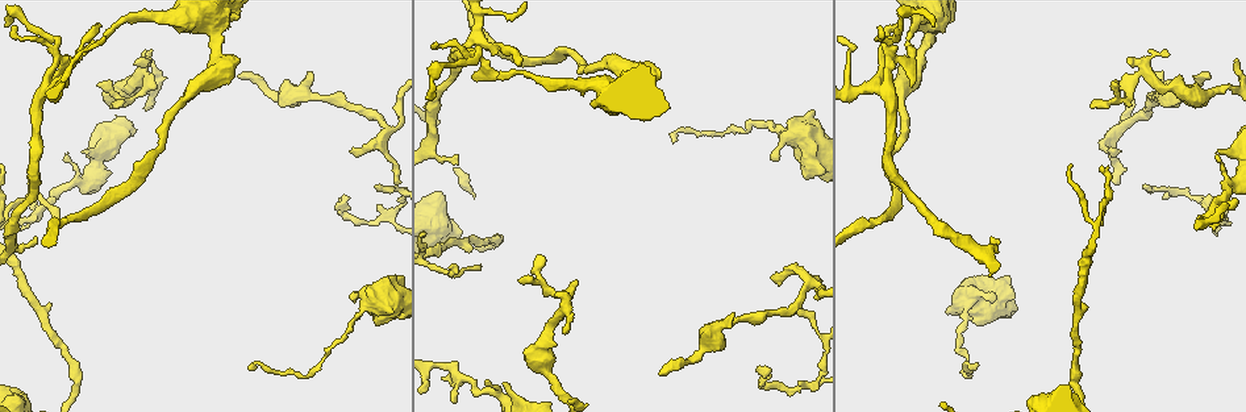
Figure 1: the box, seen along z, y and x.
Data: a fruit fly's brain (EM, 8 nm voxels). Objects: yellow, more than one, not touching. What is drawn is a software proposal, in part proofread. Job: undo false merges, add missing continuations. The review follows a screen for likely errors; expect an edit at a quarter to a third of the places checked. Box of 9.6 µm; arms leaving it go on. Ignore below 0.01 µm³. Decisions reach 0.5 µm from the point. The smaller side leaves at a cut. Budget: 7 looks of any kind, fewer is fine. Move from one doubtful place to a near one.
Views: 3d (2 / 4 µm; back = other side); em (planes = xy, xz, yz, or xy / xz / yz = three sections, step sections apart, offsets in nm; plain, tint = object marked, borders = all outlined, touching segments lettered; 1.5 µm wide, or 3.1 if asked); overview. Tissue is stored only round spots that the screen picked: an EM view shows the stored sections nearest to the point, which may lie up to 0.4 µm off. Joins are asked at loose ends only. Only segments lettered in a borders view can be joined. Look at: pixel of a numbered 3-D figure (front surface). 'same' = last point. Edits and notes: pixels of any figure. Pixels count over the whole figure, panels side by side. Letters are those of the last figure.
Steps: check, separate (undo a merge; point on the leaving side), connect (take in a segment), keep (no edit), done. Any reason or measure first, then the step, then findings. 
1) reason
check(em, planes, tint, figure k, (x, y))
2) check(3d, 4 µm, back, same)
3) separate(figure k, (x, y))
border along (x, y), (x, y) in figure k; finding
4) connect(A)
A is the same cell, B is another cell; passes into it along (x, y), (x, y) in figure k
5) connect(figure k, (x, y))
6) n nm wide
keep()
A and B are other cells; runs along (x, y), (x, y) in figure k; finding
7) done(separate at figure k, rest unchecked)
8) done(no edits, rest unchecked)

an open end
check(em, xy, step 8, borders, figure 1, (729, 326))

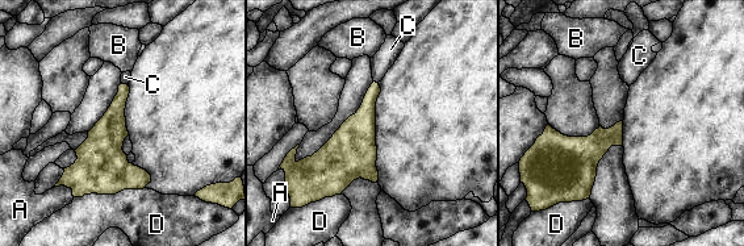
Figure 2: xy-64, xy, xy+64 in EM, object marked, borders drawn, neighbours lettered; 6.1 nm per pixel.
cut it another way
check(em, planes, borders, same)

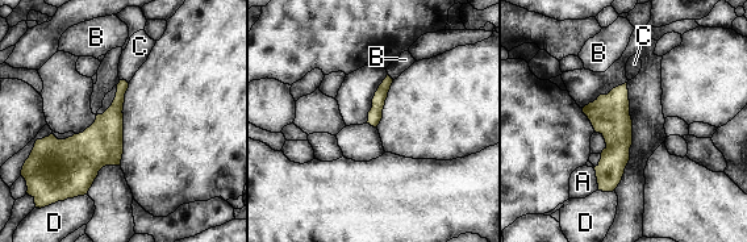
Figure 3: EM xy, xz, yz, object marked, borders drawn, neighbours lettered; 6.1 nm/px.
connect(C)
C is the same cell, A, B and D are other cells; passes into it along (112, 119), (122, 79), (140, 46) in figure 3; the cell continues

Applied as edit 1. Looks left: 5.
check(overview)

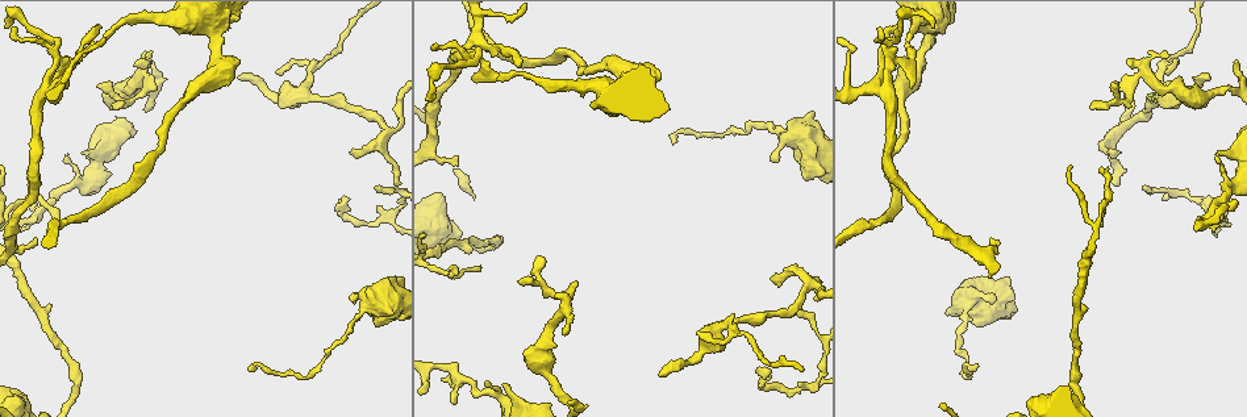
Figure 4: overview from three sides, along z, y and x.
thin end
check(3d, 2 µm, figure 4, (1236, 60))

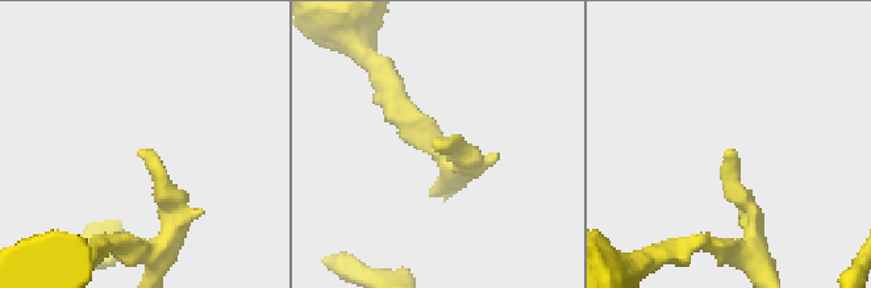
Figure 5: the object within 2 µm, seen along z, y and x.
check(em, planes, borders, figure 5, (438, 142))

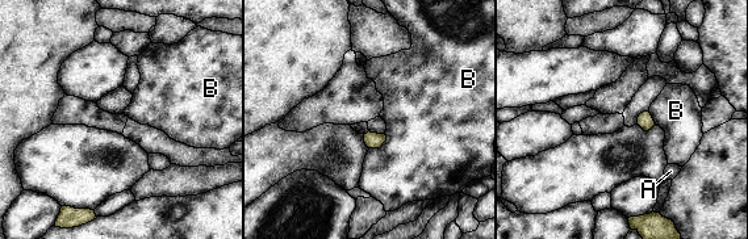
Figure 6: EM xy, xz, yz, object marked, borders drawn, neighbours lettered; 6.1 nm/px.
keep()
A and B are other cells; border along (387, 135), (379, 147), (370, 149) in figure 6; none of them fits

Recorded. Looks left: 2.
done(connect at figure 3, rest unchecked)

